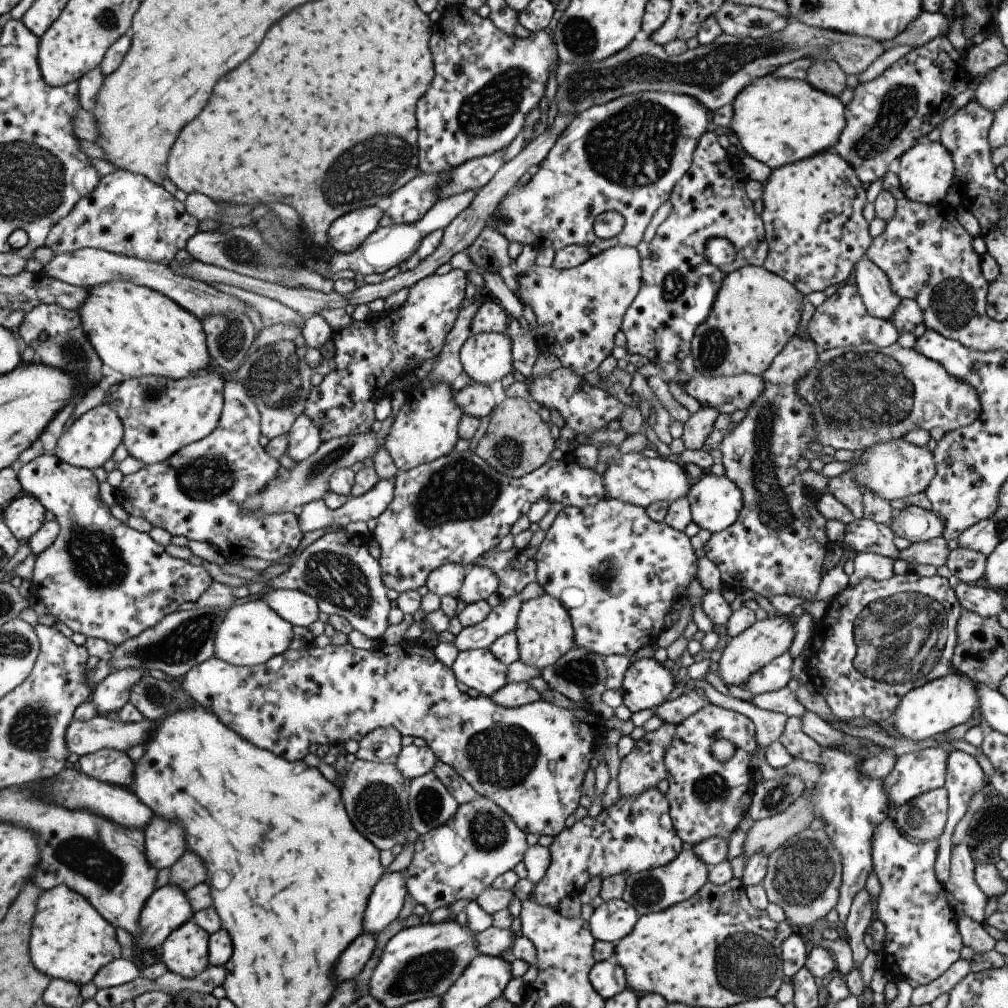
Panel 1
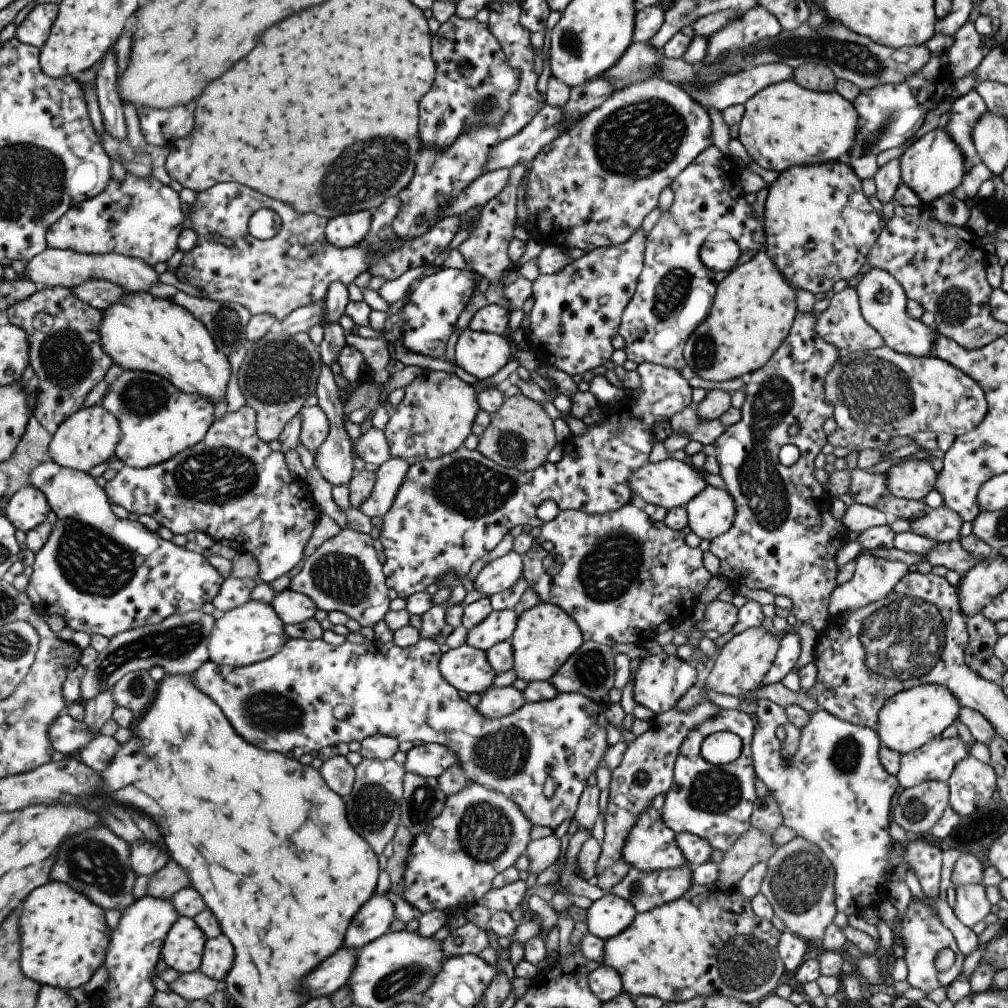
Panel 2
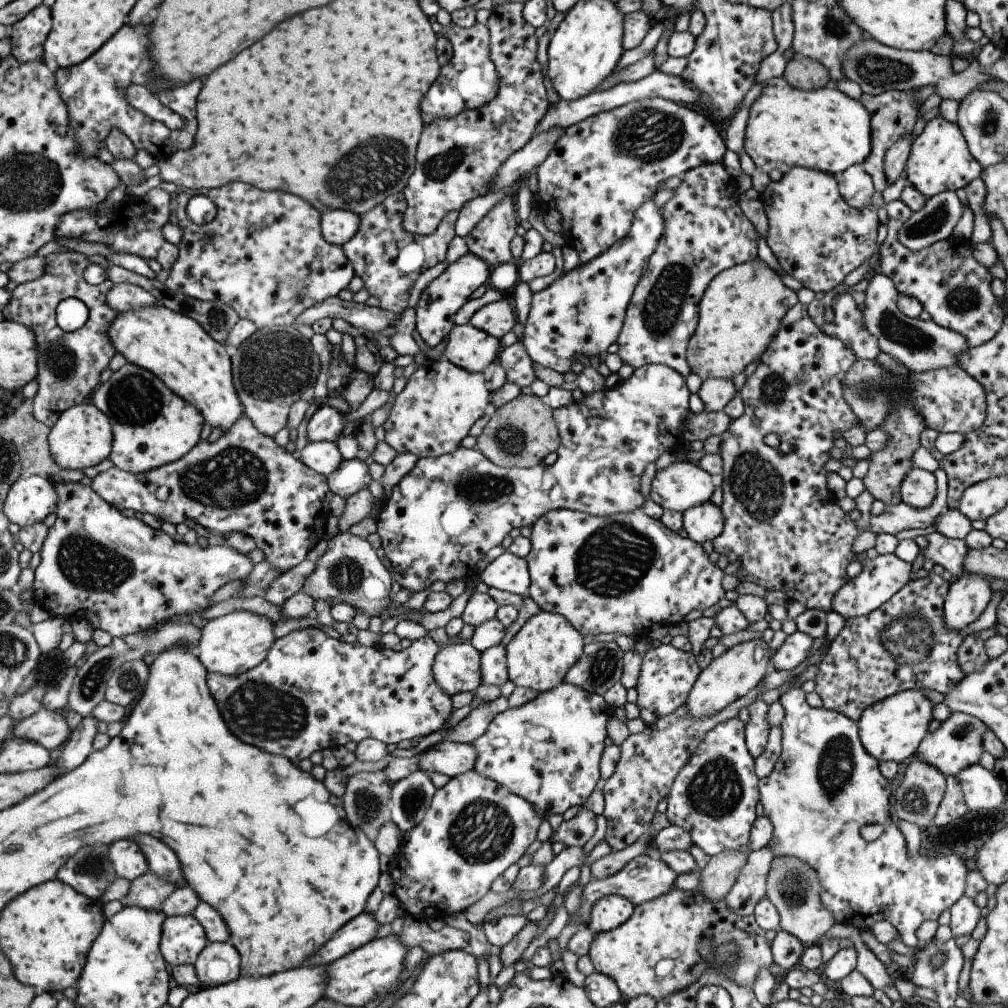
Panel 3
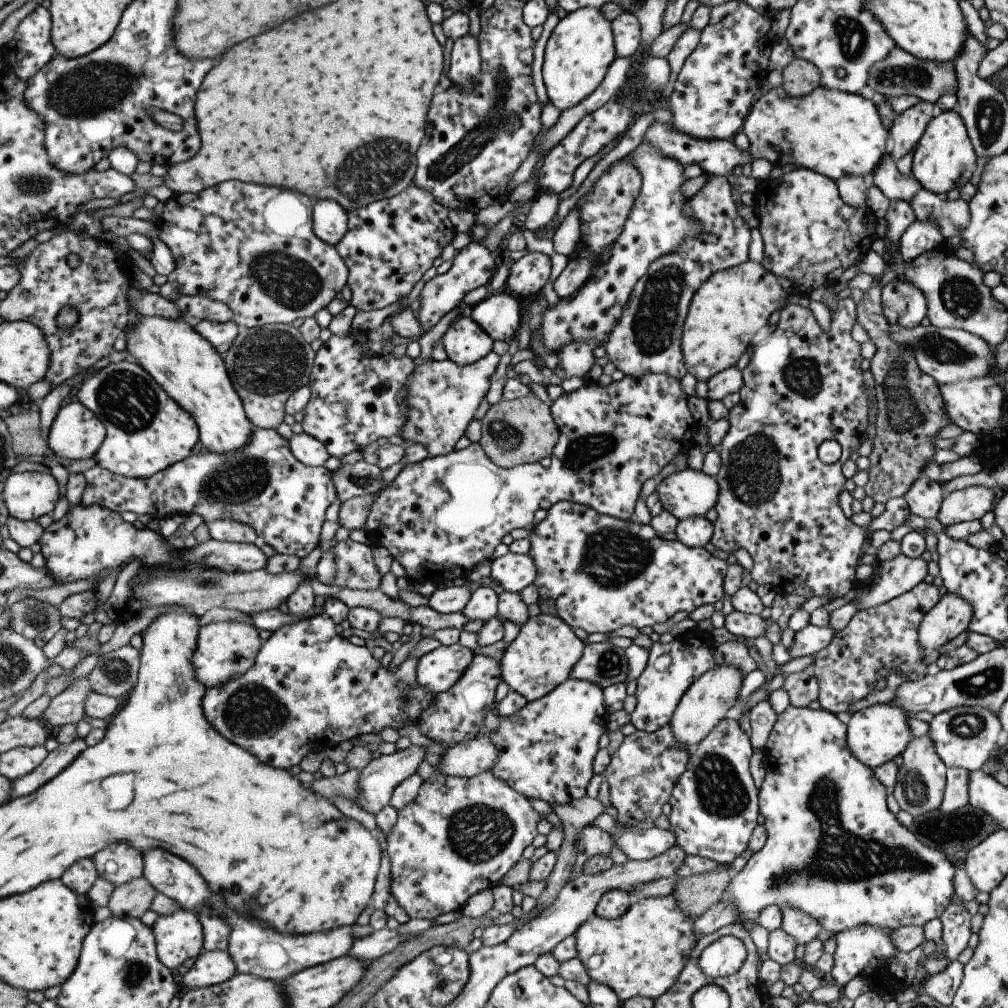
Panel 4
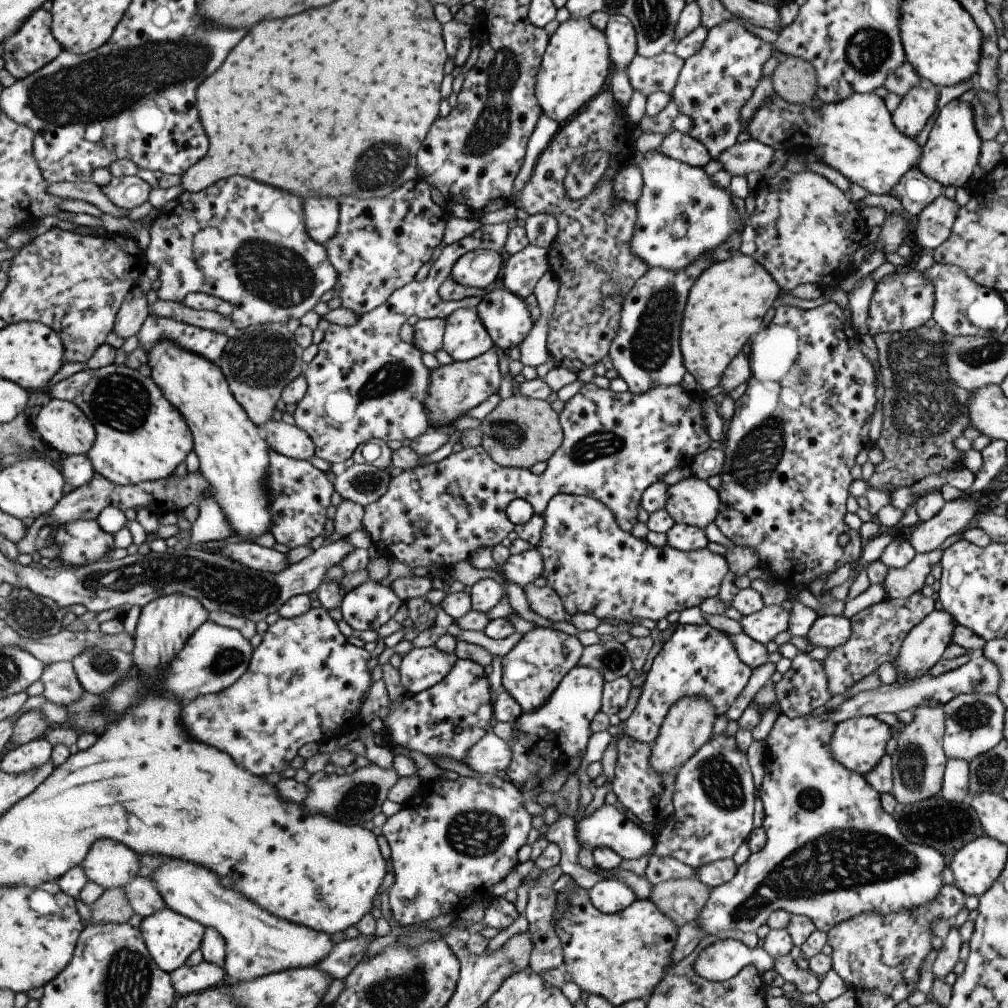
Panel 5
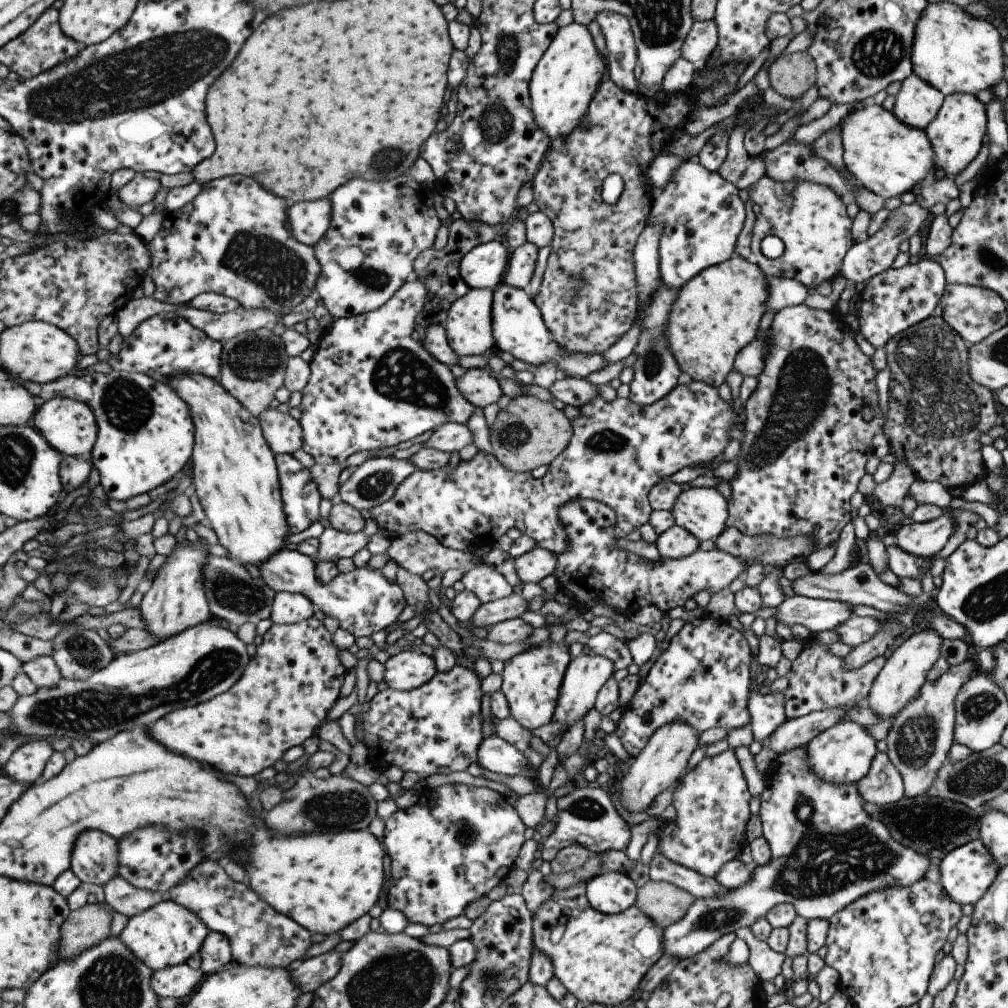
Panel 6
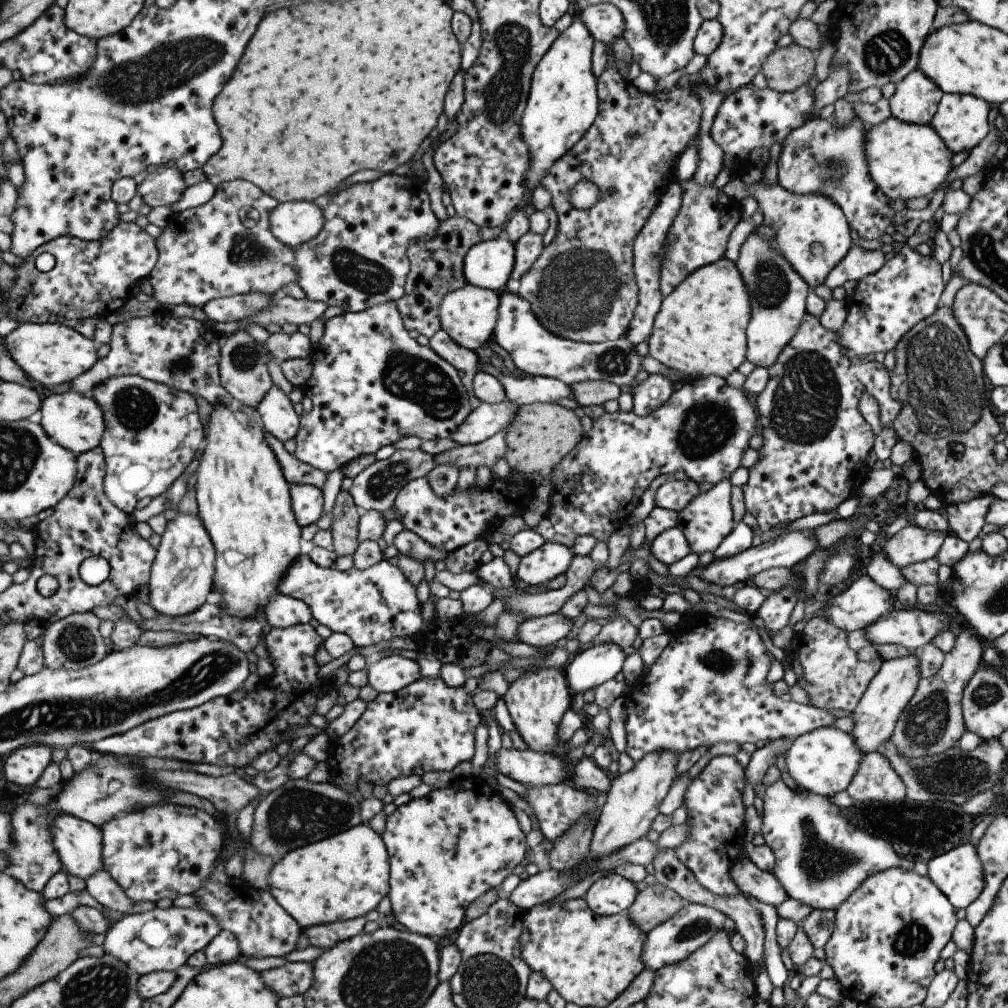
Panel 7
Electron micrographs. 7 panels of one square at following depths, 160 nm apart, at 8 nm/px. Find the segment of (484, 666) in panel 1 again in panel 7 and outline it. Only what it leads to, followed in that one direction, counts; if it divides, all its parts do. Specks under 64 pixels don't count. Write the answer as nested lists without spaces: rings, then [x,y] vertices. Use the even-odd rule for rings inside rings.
[[[393,654],[381,659],[370,659],[366,665],[369,686],[378,693],[390,693],[406,687],[421,678],[418,664],[413,656]]]

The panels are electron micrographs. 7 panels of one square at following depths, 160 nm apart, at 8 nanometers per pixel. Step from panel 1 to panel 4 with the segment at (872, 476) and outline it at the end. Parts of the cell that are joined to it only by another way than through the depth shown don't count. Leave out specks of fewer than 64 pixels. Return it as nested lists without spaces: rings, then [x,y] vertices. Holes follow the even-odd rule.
[[[921,472],[919,478],[909,486],[902,497],[908,507],[908,512],[922,519],[936,518],[940,503],[944,498],[937,482],[929,480]]]

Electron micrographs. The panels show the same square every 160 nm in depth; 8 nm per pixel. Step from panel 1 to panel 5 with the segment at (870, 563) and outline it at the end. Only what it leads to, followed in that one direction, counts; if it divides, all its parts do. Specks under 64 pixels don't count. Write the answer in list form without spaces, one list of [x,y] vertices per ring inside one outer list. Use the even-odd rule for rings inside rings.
[[[935,549],[927,554],[915,553],[901,568],[888,568],[880,582],[889,599],[907,598],[925,584],[924,578],[933,564],[938,563],[941,551]]]

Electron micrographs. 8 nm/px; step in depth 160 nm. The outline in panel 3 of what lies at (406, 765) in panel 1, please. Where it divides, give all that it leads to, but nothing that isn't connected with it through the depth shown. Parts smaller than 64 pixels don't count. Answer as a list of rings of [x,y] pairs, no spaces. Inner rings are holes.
[[[441,740],[425,749],[417,749],[419,770],[443,774],[448,778],[468,772],[475,762],[475,748],[469,743]]]

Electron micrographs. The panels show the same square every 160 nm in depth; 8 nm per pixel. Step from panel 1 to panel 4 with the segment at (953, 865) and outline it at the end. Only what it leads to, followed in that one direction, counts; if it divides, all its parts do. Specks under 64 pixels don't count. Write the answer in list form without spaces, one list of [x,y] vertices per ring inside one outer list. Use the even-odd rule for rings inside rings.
[[[963,903],[950,904],[939,916],[942,926],[942,940],[945,944],[943,955],[949,962],[966,948],[970,936],[970,915]]]

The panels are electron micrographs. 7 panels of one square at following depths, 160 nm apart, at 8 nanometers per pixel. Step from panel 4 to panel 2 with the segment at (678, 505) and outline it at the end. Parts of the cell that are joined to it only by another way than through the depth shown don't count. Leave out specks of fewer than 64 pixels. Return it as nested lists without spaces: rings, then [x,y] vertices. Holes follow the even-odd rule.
[[[673,459],[655,464],[648,462],[629,477],[629,490],[649,505],[661,506],[666,512],[673,508],[684,507],[705,488],[703,474],[691,466]]]

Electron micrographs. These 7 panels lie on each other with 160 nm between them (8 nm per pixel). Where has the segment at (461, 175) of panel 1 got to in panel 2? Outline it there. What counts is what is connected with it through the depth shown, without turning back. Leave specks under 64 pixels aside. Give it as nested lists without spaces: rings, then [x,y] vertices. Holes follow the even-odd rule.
[[[545,103],[518,134],[493,146],[493,150],[487,154],[483,173],[497,168],[513,168],[515,164],[528,165],[543,146],[549,145],[571,123],[563,122],[561,108],[553,108]]]

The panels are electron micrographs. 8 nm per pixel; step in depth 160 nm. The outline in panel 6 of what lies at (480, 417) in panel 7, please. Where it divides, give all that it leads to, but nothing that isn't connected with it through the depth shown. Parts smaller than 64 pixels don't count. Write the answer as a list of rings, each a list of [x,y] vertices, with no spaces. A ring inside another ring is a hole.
[[[445,423],[433,429],[431,436],[422,442],[425,449],[435,449],[444,453],[451,453],[463,445],[472,443],[471,431],[465,425],[459,423]]]

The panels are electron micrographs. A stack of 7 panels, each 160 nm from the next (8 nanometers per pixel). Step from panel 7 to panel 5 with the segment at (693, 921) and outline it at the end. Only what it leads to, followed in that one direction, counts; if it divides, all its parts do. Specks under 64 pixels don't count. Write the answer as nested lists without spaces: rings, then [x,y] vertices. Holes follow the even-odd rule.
[[[783,713],[777,716],[764,742],[764,773],[762,781],[757,787],[757,795],[761,799],[763,805],[762,829],[766,839],[761,850],[750,853],[744,862],[737,866],[731,880],[713,887],[709,896],[699,913],[697,920],[700,922],[700,932],[705,935],[714,935],[724,930],[733,929],[744,933],[754,933],[758,926],[765,924],[767,917],[774,910],[781,909],[790,915],[806,916],[814,924],[815,928],[826,933],[833,926],[841,921],[853,918],[861,913],[874,912],[878,915],[888,915],[899,911],[913,911],[916,907],[921,907],[924,903],[931,902],[939,894],[940,888],[943,886],[941,882],[941,870],[947,866],[943,855],[933,848],[925,848],[925,846],[917,846],[911,844],[907,837],[899,832],[897,822],[891,818],[891,815],[885,813],[879,805],[879,793],[861,776],[859,773],[846,769],[840,762],[832,759],[829,748],[830,738],[833,734],[836,724],[826,715],[822,713],[818,716],[802,716],[795,718],[787,718]]]

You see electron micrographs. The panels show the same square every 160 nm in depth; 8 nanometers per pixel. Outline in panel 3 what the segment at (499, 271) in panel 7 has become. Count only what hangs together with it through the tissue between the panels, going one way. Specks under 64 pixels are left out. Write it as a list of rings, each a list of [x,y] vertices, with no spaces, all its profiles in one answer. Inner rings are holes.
[[[471,252],[459,257],[452,262],[437,276],[431,279],[429,284],[423,288],[419,301],[415,304],[413,312],[415,312],[414,330],[419,334],[419,338],[428,347],[438,345],[442,339],[449,333],[449,330],[455,326],[453,324],[453,316],[455,312],[470,300],[473,290],[479,286],[486,284],[491,269],[483,260],[473,256]]]

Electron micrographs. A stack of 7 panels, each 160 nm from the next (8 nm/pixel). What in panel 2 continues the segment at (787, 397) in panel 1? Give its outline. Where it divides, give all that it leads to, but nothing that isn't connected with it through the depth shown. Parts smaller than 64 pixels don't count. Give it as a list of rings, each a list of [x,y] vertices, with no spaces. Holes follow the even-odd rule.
[[[796,312],[795,319],[789,328],[789,332],[787,332],[787,337],[783,338],[783,342],[779,344],[775,353],[771,354],[771,358],[769,358],[763,366],[749,374],[749,382],[747,382],[744,391],[745,402],[743,402],[743,405],[740,408],[739,421],[736,424],[731,424],[731,426],[725,426],[723,434],[721,434],[721,436],[719,436],[719,438],[717,438],[712,444],[713,448],[715,448],[715,454],[713,456],[718,465],[718,475],[723,479],[725,490],[727,491],[727,494],[729,494],[729,498],[733,500],[733,506],[735,506],[735,509],[731,527],[724,534],[718,535],[716,538],[709,540],[708,551],[719,560],[719,575],[727,580],[729,588],[735,590],[739,586],[747,586],[747,588],[750,589],[765,590],[772,595],[785,596],[793,605],[790,614],[793,615],[796,620],[809,624],[809,626],[815,631],[821,631],[828,621],[829,615],[827,613],[827,606],[829,596],[837,586],[835,576],[837,576],[839,568],[837,568],[835,564],[835,552],[846,543],[848,531],[847,528],[843,526],[843,522],[835,520],[835,518],[831,516],[830,498],[827,492],[822,488],[822,484],[819,484],[813,475],[815,470],[813,460],[820,452],[821,448],[827,444],[827,438],[822,430],[823,423],[825,420],[833,416],[833,406],[831,406],[831,404],[827,402],[827,398],[825,398],[825,384],[823,384],[823,382],[825,382],[825,377],[829,370],[835,366],[835,362],[839,362],[839,355],[841,353],[835,348],[835,346],[831,346],[831,344],[827,344],[827,342],[824,342],[819,338],[817,332],[815,332],[814,318],[815,316],[812,313]],[[791,424],[795,424],[799,427],[799,432],[793,434],[793,436],[787,433],[787,428],[789,428]],[[785,444],[795,445],[800,455],[797,462],[788,468],[781,466],[778,460],[779,448]]]

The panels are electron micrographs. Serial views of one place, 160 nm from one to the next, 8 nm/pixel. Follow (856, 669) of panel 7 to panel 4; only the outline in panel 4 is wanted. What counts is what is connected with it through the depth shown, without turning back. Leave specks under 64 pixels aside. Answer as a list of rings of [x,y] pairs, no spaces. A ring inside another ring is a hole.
[[[810,669],[785,673],[781,688],[789,696],[789,705],[795,708],[807,708],[811,701],[817,699],[818,685]]]

